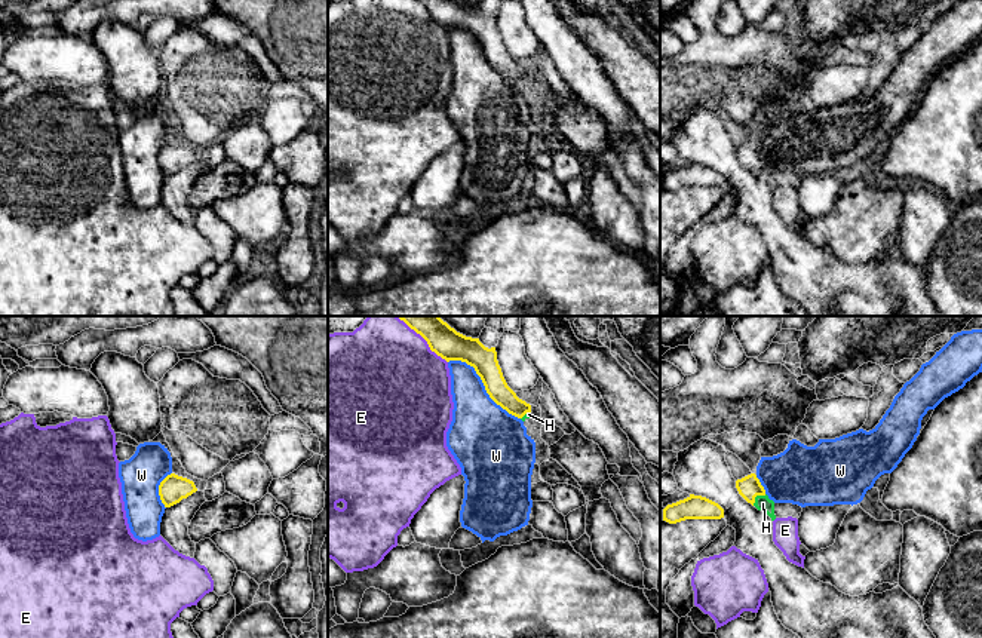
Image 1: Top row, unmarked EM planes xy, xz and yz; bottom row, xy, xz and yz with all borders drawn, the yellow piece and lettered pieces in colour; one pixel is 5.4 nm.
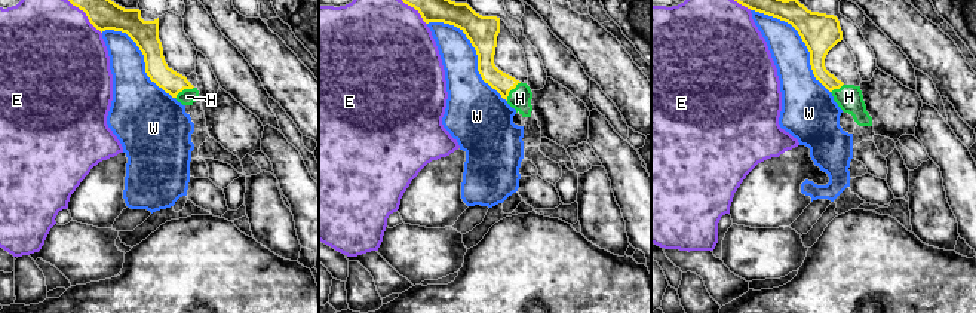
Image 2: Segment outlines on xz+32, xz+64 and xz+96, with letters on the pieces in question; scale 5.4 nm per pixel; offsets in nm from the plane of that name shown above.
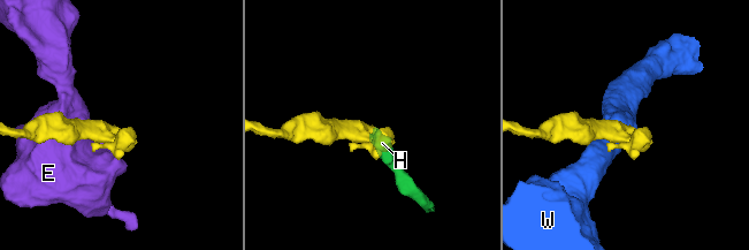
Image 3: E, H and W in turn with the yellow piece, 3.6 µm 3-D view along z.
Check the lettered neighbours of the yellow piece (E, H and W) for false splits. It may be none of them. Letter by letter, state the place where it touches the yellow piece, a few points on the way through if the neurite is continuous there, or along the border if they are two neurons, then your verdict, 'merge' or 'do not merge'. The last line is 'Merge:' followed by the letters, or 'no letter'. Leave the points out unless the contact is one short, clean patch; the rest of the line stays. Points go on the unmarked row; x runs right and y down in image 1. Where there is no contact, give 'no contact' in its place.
E: contact xz (430, 17); do not merge
H: contact yz (757, 162); way yz (749, 155), (757, 162), (763, 171); merge
W: contact xz (484, 52); do not merge
Merge: H

